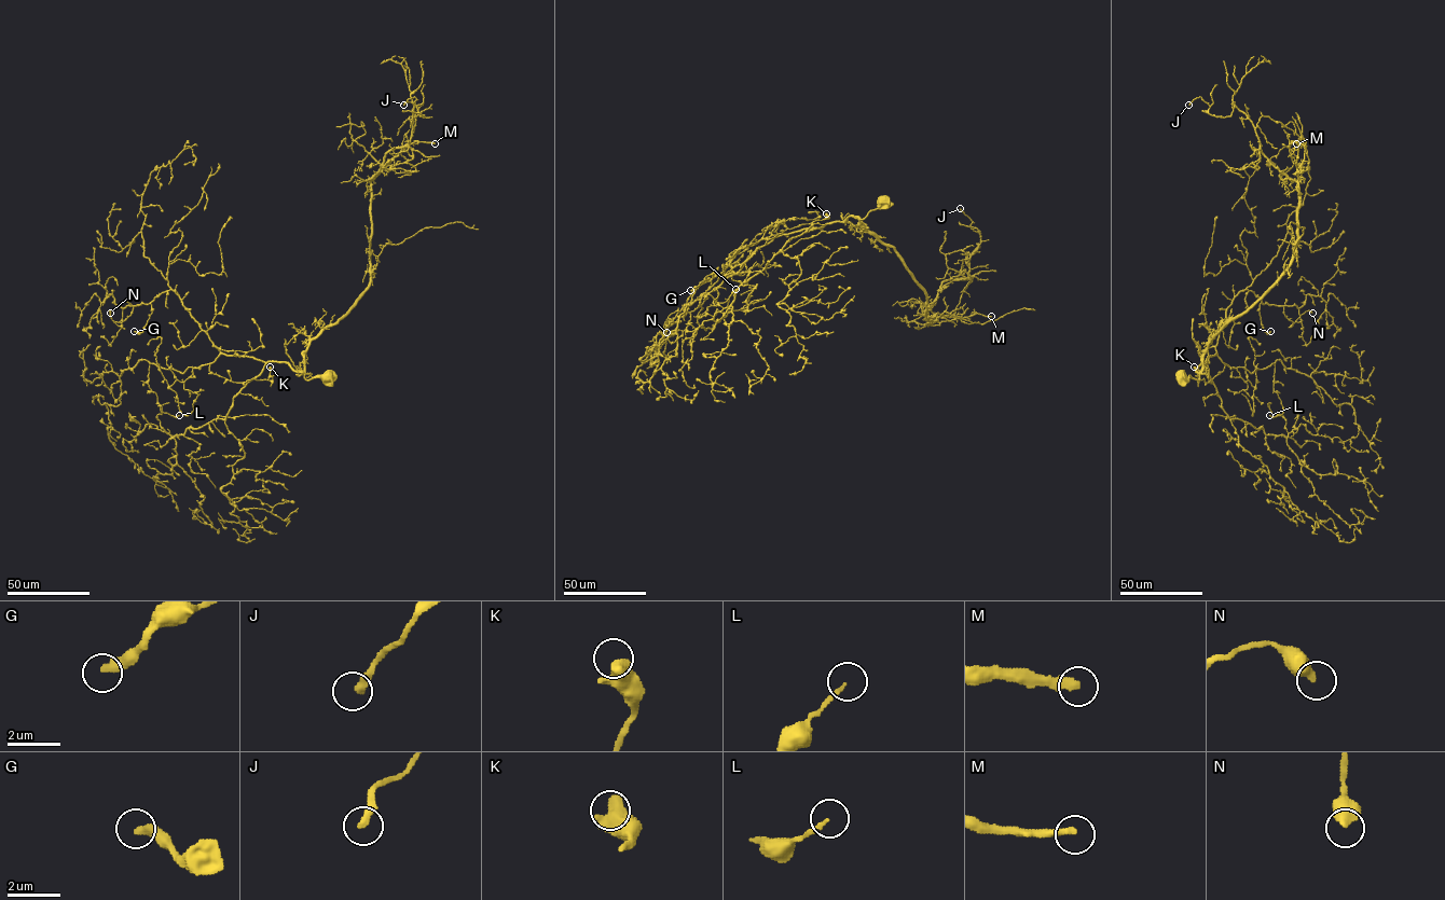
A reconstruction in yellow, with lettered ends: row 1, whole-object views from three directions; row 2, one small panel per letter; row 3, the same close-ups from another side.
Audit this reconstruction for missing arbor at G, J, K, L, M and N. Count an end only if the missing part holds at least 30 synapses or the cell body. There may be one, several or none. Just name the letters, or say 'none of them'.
M

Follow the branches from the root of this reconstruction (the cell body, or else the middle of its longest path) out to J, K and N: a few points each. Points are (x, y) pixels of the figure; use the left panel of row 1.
J: (327, 376), (306, 379), (304, 355), (370, 281), (370, 181), (413, 108), (424, 115), (403, 105)
K: (327, 376), (306, 379), (288, 363), (223, 354), (208, 370), (244, 383), (267, 379), (270, 367)
N: (327, 376), (306, 379), (288, 363), (222, 354), (171, 289), (148, 304), (134, 305), (120, 326), (110, 313)

